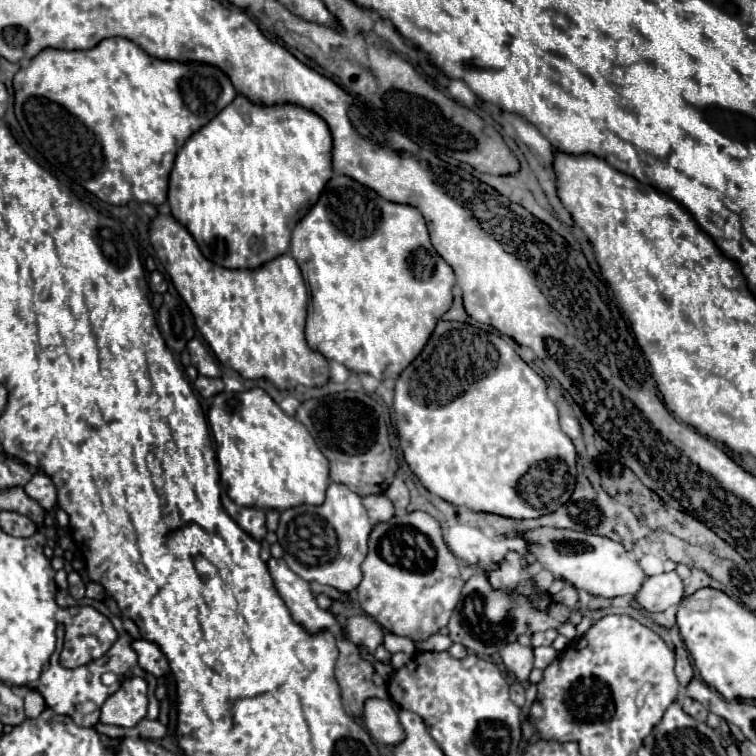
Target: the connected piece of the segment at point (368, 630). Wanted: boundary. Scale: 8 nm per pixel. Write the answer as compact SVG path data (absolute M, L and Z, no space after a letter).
M356 615L348 619L346 625L346 635L352 643L356 643L358 647L366 647L366 651L370 655L374 655L374 651L384 643L384 629L370 619L368 615Z

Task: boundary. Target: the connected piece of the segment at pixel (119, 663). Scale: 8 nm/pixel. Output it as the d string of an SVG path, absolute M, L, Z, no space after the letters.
M60 589L60 591L58 591L56 603L58 603L60 607L64 607L64 609L66 609L66 607L76 607L76 605L92 605L94 609L98 609L100 613L104 613L104 615L112 621L114 629L118 631L118 641L110 647L110 651L108 651L104 657L100 657L100 659L96 659L96 661L90 661L90 663L86 663L86 665L82 665L82 667L78 667L78 669L64 669L64 667L58 663L58 657L60 657L60 651L62 651L62 643L64 643L64 625L58 625L58 629L56 629L56 637L58 637L58 641L56 641L56 651L52 653L52 657L50 657L46 669L42 671L40 679L34 683L34 689L44 697L46 705L48 705L50 709L62 713L62 715L70 715L70 717L74 719L74 723L78 723L78 727L94 727L94 725L98 723L98 719L100 719L100 707L102 707L104 699L110 695L110 687L106 687L106 685L102 683L102 675L104 675L104 673L110 673L110 671L126 671L126 673L130 673L130 675L138 675L138 677L148 679L148 685L150 685L150 687L148 687L148 701L150 701L150 703L148 703L148 715L146 715L146 719L152 719L152 721L158 719L160 703L158 703L158 699L154 697L156 677L150 675L150 673L146 673L146 671L142 671L142 669L138 667L138 655L134 655L134 649L130 647L130 643L132 643L134 639L132 639L132 637L128 635L128 631L122 627L120 617L112 615L110 609L108 609L102 601L88 599L88 597L84 597L84 599L74 599L74 597L68 593L68 589Z

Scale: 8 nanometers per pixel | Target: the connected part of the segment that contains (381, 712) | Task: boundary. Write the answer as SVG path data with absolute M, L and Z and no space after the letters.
M368 699L364 705L364 725L374 741L388 747L394 747L394 743L402 739L402 723L398 723L398 713L390 701Z

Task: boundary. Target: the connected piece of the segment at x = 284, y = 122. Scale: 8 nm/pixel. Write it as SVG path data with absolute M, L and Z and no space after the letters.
M238 95L228 107L224 107L210 123L206 123L202 129L198 129L194 135L190 135L190 139L186 139L186 143L182 145L182 149L178 151L176 159L174 159L174 167L170 173L170 185L168 185L168 205L172 209L172 217L176 221L180 221L196 239L200 251L204 253L206 259L210 259L216 265L228 267L228 269L254 269L260 267L262 263L282 255L288 251L290 245L290 233L294 229L294 223L304 217L304 213L310 209L310 205L314 205L318 201L320 191L324 189L326 181L332 177L332 137L330 137L330 129L324 123L324 119L320 119L314 111L308 111L304 107L298 107L294 103L284 103L284 105L262 105L262 103L254 103L244 95Z

